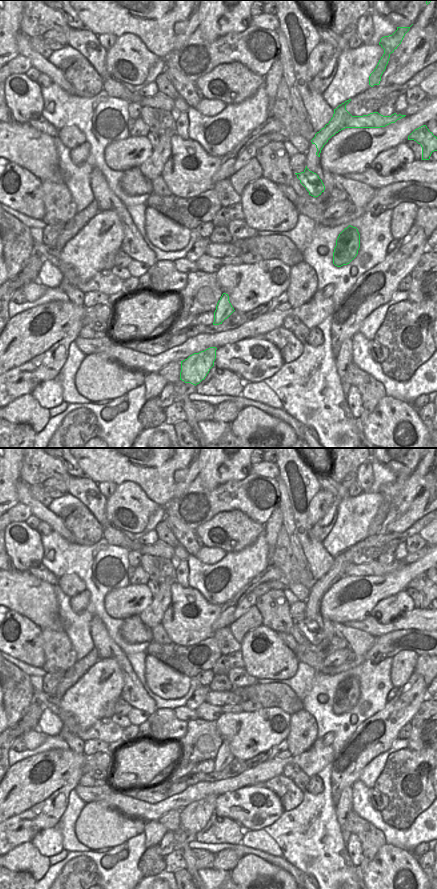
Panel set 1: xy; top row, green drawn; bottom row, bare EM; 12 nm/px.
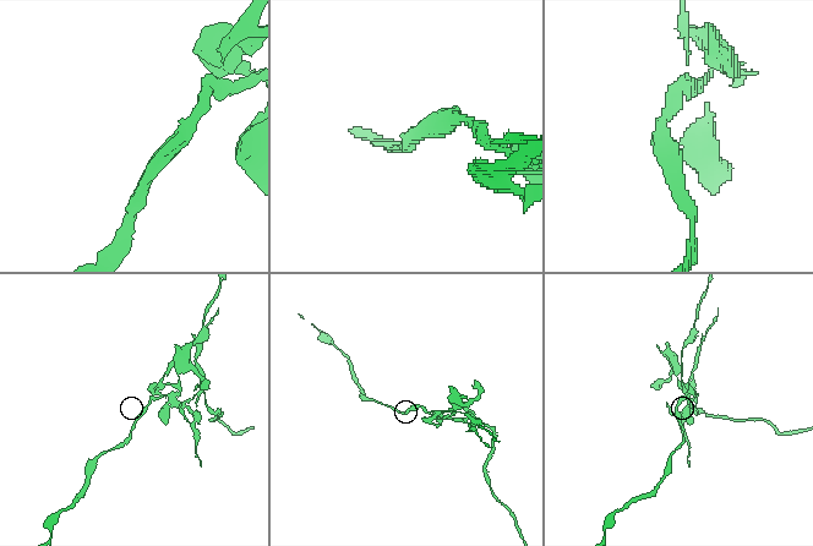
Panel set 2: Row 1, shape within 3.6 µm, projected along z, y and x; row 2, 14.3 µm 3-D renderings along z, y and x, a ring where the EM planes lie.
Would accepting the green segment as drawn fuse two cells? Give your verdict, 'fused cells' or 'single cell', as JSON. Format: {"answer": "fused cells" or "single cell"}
{"answer": "fused cells"}

